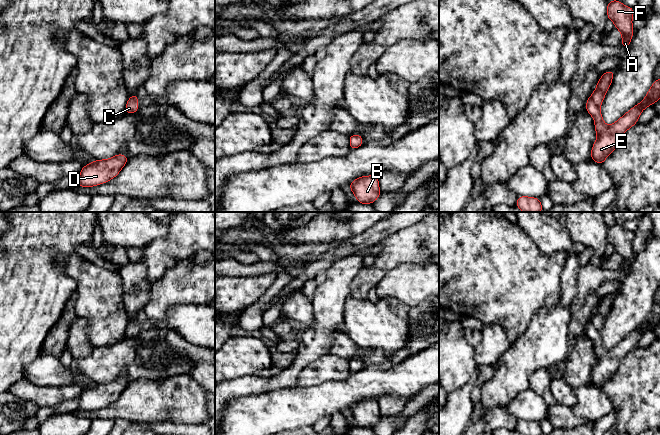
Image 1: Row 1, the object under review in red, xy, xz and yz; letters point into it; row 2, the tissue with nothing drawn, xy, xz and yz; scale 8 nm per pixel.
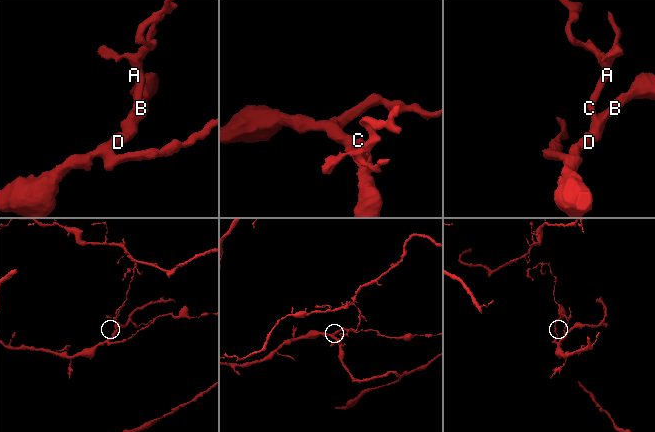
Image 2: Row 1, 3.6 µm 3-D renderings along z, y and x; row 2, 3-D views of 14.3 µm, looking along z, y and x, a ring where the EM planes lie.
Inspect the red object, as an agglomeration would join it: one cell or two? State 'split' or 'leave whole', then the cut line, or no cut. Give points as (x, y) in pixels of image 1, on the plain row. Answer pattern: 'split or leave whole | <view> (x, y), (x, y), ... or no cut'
leave whole | no cut

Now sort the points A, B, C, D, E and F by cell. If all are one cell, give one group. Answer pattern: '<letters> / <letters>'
A B C D E F

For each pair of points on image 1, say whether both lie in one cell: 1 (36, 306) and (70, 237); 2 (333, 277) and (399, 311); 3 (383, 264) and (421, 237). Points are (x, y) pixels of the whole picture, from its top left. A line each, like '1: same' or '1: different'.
1: same
2: different
3: same

